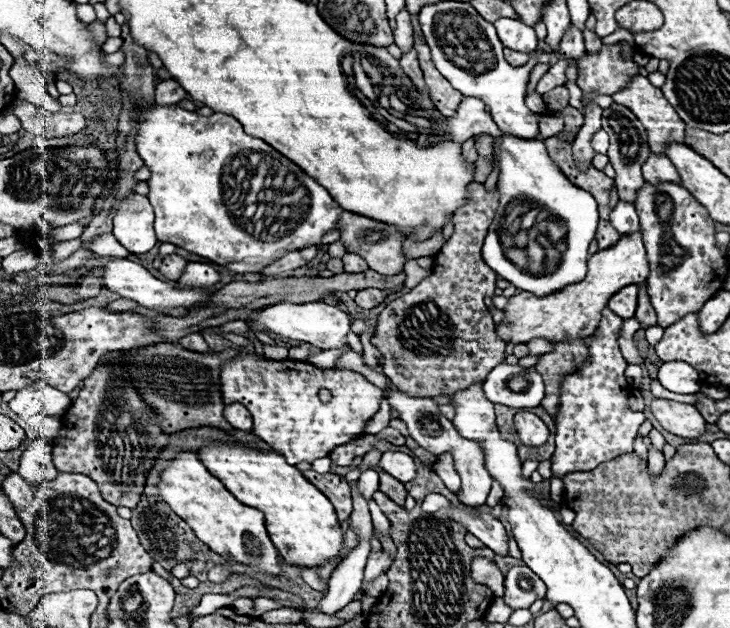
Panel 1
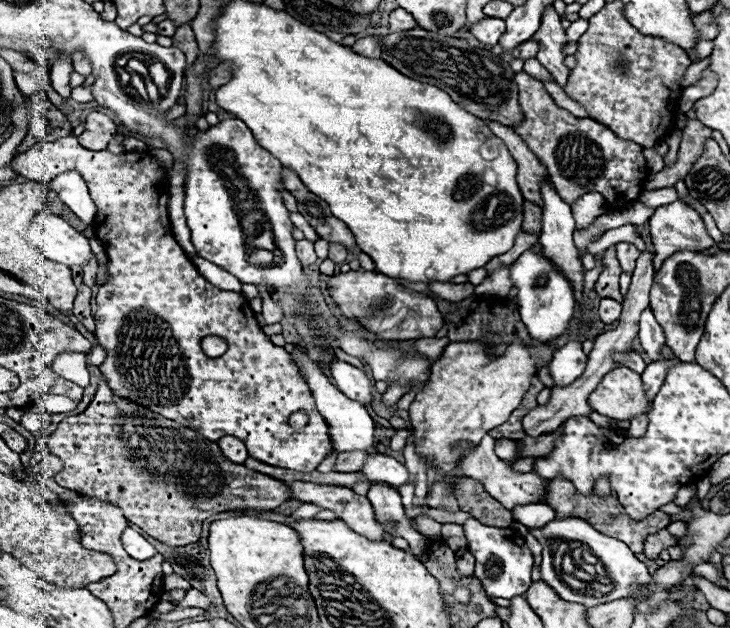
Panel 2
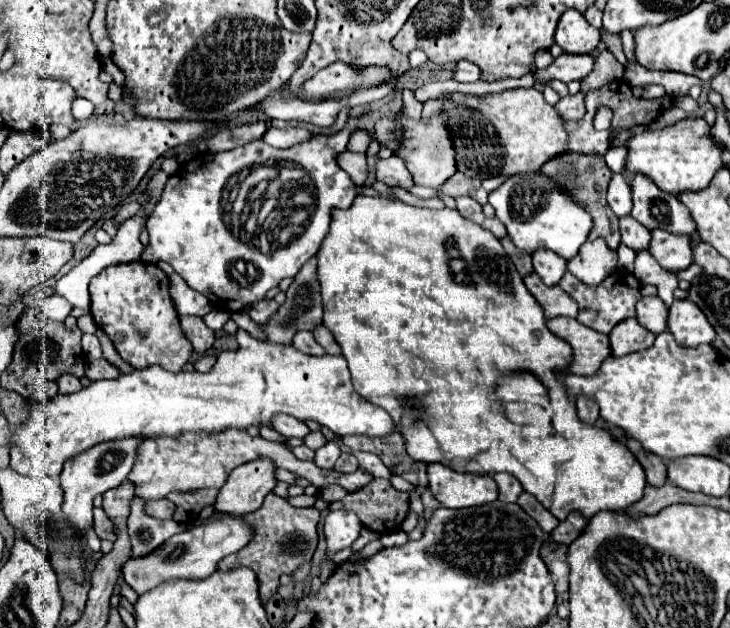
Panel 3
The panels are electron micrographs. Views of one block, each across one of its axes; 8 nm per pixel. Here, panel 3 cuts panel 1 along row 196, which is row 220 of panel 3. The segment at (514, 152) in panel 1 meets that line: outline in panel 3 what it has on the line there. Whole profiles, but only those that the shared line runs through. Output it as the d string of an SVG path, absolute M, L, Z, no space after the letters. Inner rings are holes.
M510 176L496 192L490 194L490 204L494 206L496 216L500 218L500 222L506 226L510 240L522 252L528 252L528 254L532 254L538 248L546 248L546 250L556 252L564 260L574 258L578 248L588 240L588 234L592 230L592 216L584 210L584 206L580 202L568 198L568 194L564 194L562 188L554 186L554 184L546 184L546 188L554 188L554 190L544 192L544 198L548 200L548 204L538 208L538 212L532 218L514 216L512 208L510 208L510 202L512 202L512 196L514 196L514 186L524 184L524 182L532 182L532 180L524 178L524 176Z

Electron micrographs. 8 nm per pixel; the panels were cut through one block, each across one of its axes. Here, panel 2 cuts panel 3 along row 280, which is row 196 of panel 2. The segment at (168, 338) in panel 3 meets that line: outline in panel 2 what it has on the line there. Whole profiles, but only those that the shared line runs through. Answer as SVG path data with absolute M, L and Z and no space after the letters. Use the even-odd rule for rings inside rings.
M66 136L56 142L34 144L24 154L16 156L10 162L10 168L36 182L48 182L60 172L76 170L90 188L90 196L96 204L92 228L108 254L108 278L100 284L96 294L98 310L94 314L94 334L108 354L100 372L116 396L174 420L184 428L198 430L212 442L218 442L222 436L236 436L246 444L248 454L264 464L298 472L316 470L316 466L332 452L332 444L328 426L314 406L308 384L302 380L290 354L284 348L274 346L262 332L248 300L238 292L212 286L198 274L192 260L176 244L168 222L168 174L148 150L124 154L112 154L108 150L94 152L82 148L76 136ZM206 336L226 338L226 354L208 358L200 346ZM300 410L308 414L308 424L302 430L294 430L288 424L288 418Z

